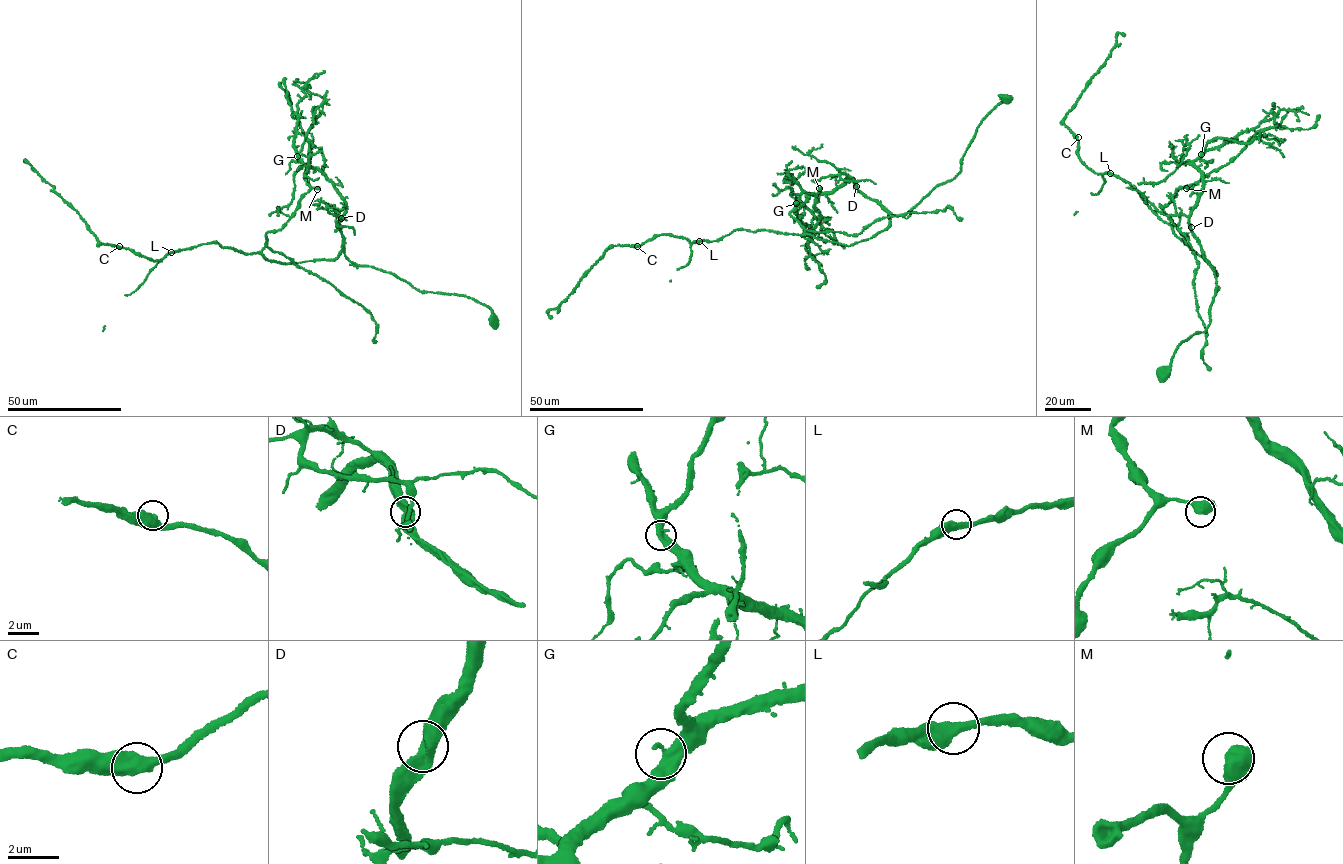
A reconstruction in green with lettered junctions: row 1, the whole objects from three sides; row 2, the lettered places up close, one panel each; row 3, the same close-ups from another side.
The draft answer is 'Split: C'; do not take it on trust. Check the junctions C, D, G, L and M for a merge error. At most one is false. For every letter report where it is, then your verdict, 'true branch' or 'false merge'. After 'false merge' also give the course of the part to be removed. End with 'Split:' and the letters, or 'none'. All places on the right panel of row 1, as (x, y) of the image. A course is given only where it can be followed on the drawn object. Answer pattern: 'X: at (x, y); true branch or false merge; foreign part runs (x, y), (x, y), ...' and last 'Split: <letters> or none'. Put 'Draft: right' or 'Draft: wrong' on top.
Draft: wrong
C: at (1078, 137); true branch
D: at (1191, 227); true branch
G: at (1201, 154); true branch
L: at (1110, 173); true branch
M: at (1186, 188); true branch
Split: none

